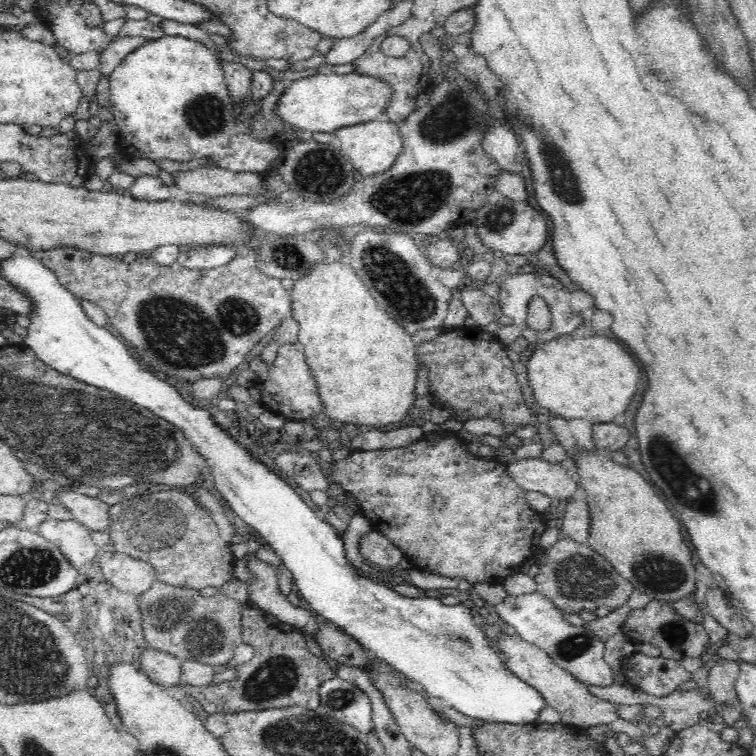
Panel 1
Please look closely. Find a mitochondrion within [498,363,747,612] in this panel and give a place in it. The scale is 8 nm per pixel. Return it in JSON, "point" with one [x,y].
{"point":[687,488]}

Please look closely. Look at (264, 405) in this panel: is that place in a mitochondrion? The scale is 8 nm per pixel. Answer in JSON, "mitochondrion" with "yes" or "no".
{"mitochondrion":"no"}

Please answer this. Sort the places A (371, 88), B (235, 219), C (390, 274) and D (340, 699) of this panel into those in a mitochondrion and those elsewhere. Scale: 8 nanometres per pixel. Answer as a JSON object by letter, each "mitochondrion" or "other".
{"A":"other","B":"other","C":"mitochondrion","D":"mitochondrion"}

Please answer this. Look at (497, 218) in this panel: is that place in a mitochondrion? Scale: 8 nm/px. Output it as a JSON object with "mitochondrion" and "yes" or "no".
{"mitochondrion":"yes"}

